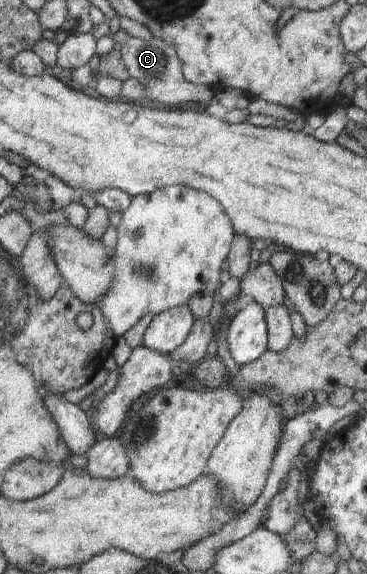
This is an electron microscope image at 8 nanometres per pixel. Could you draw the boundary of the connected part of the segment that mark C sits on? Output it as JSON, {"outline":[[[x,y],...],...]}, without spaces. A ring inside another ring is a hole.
{"outline":[[[129,37],[121,45],[121,56],[131,78],[147,87],[148,96],[145,103],[160,103],[161,106],[177,106],[185,102],[197,102],[209,105],[214,102],[215,91],[207,85],[196,85],[189,82],[182,73],[181,63],[175,49],[157,37],[140,39]]]}

